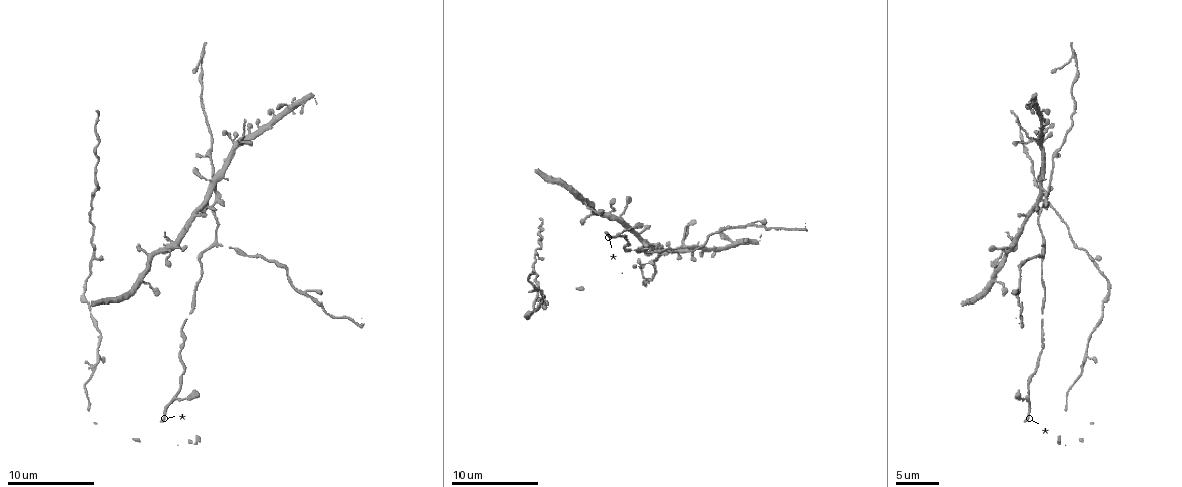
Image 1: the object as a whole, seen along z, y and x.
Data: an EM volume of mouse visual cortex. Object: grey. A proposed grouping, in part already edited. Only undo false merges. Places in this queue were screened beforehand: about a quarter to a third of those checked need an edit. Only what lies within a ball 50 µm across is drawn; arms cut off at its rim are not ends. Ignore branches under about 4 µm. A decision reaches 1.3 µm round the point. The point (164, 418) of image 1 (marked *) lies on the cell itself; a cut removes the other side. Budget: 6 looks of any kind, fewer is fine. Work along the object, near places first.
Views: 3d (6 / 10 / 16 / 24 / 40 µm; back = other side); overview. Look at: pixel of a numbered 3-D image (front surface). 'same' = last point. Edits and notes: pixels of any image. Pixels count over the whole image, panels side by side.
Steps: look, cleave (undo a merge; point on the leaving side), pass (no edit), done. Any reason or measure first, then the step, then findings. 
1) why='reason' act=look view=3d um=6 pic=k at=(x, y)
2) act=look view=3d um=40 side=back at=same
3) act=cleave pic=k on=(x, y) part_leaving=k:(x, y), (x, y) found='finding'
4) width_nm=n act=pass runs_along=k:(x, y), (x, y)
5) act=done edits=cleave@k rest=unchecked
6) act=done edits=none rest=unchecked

why='looks like a crossing' act=look view=3d um=10 pic=1 at=(685, 244)

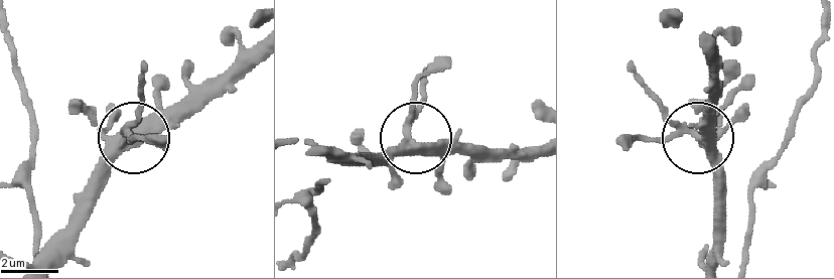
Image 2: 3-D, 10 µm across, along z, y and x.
act=pass found='continuous, no second cell'

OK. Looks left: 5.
why='thin neck' act=look view=3d um=16 pic=1 at=(204, 249)

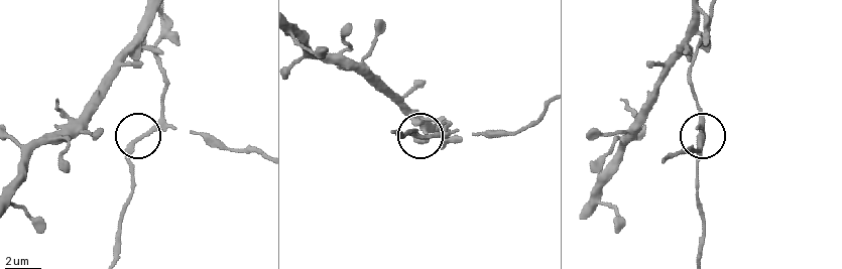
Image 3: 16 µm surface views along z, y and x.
act=pass runs_along=3:(113, 258), (119, 218), (132, 186), (128, 150), (162, 106) found='all the same cell'

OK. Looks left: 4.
why='thin arm on a thick one' act=look view=3d um=6 pic=1 at=(1045, 190)

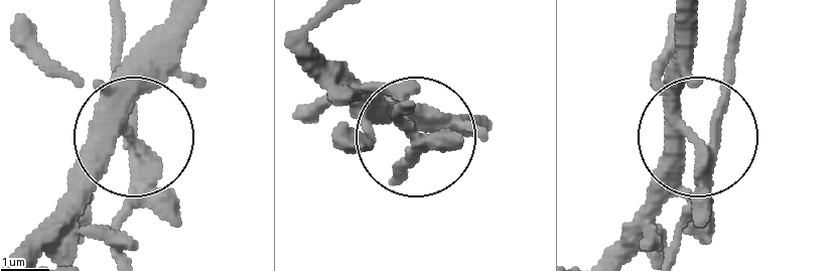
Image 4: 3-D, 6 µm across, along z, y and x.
arms=3 act=pass runs_along=4:(672, 252), (704, 167), (680, 108), (680, 27) found='one cell here'

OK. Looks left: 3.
act=done edits=none rest=unchecked

